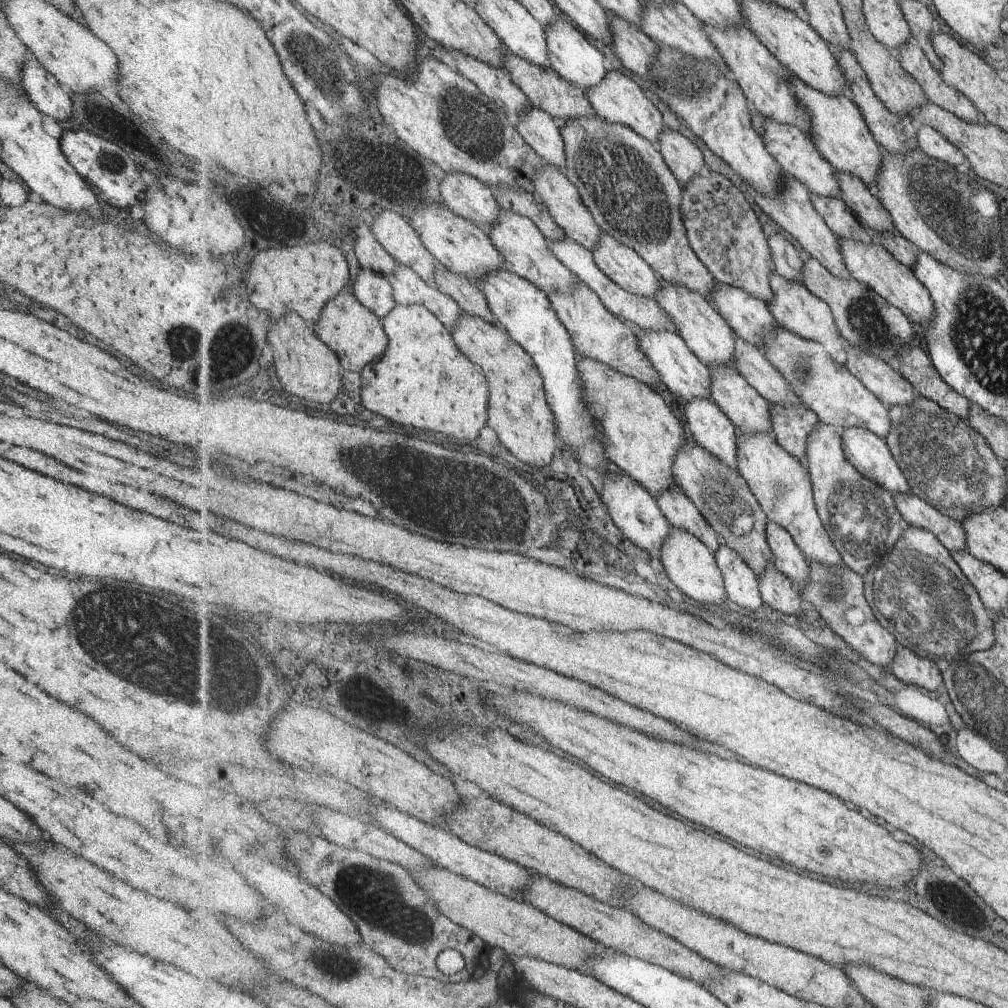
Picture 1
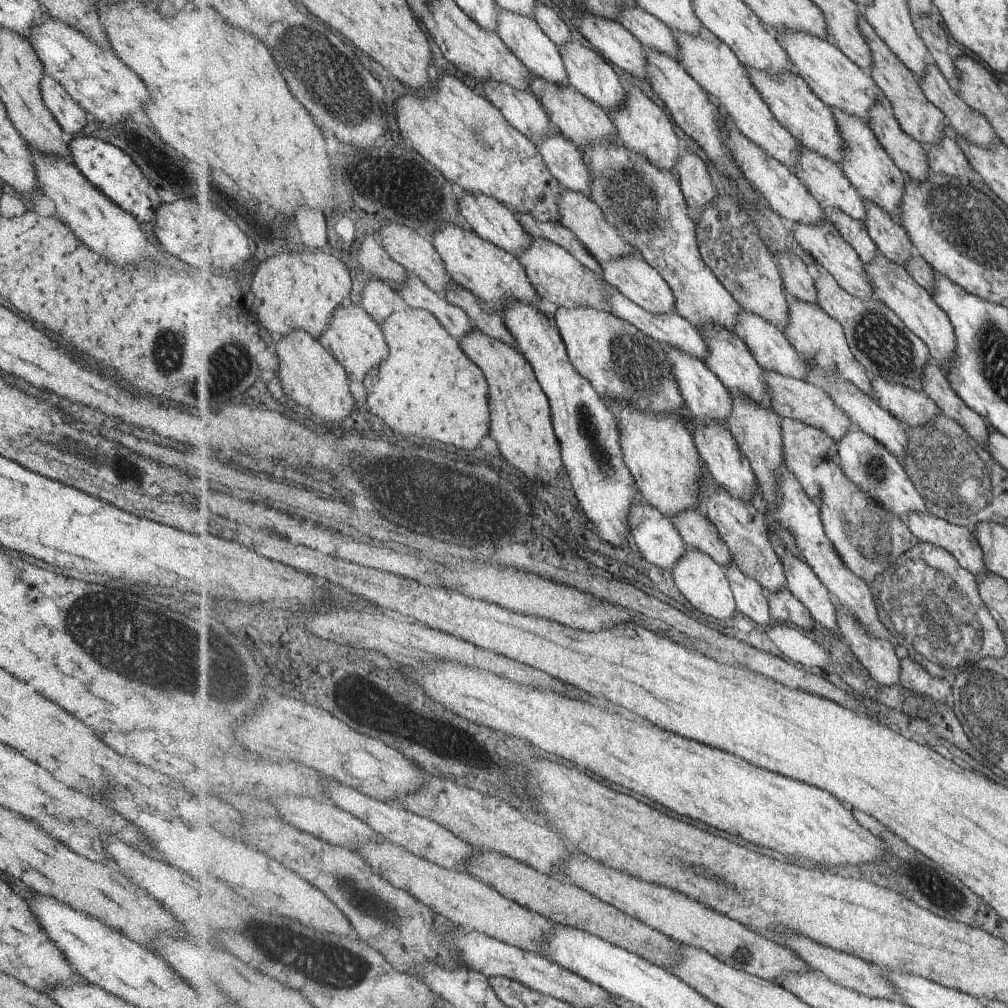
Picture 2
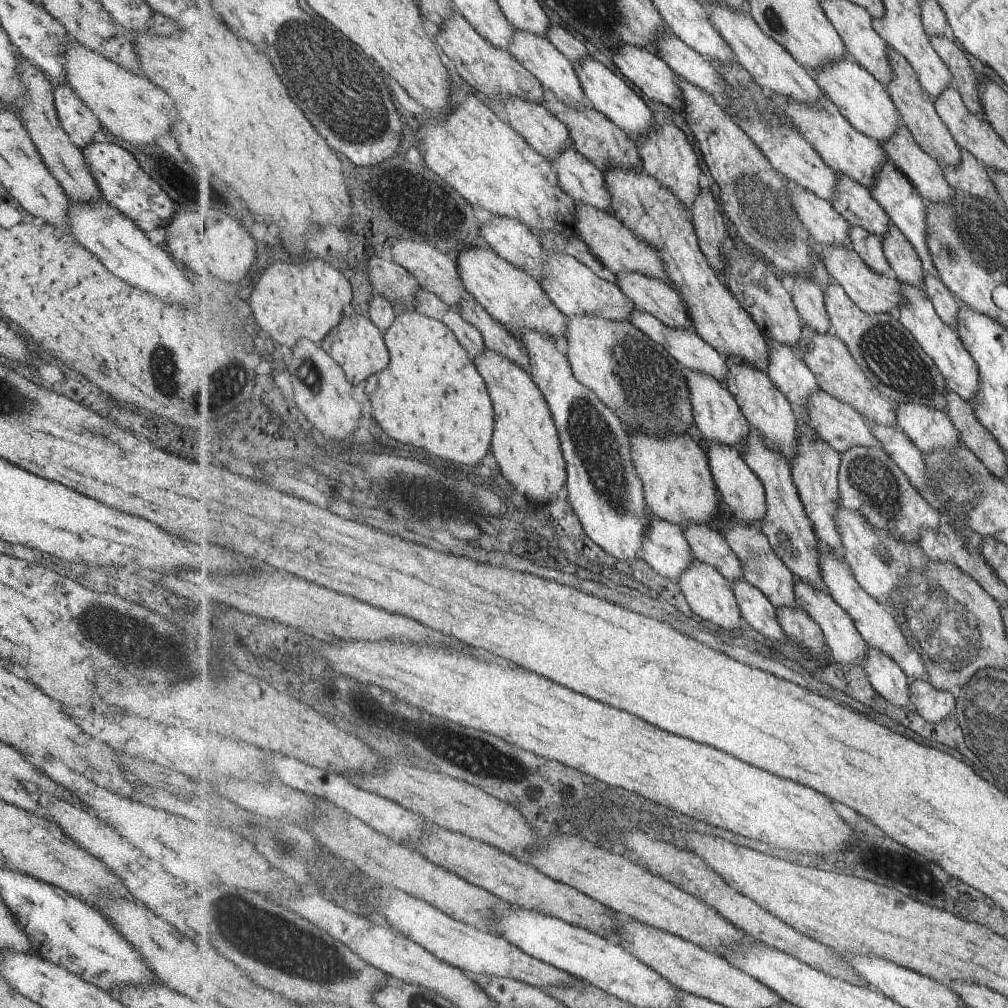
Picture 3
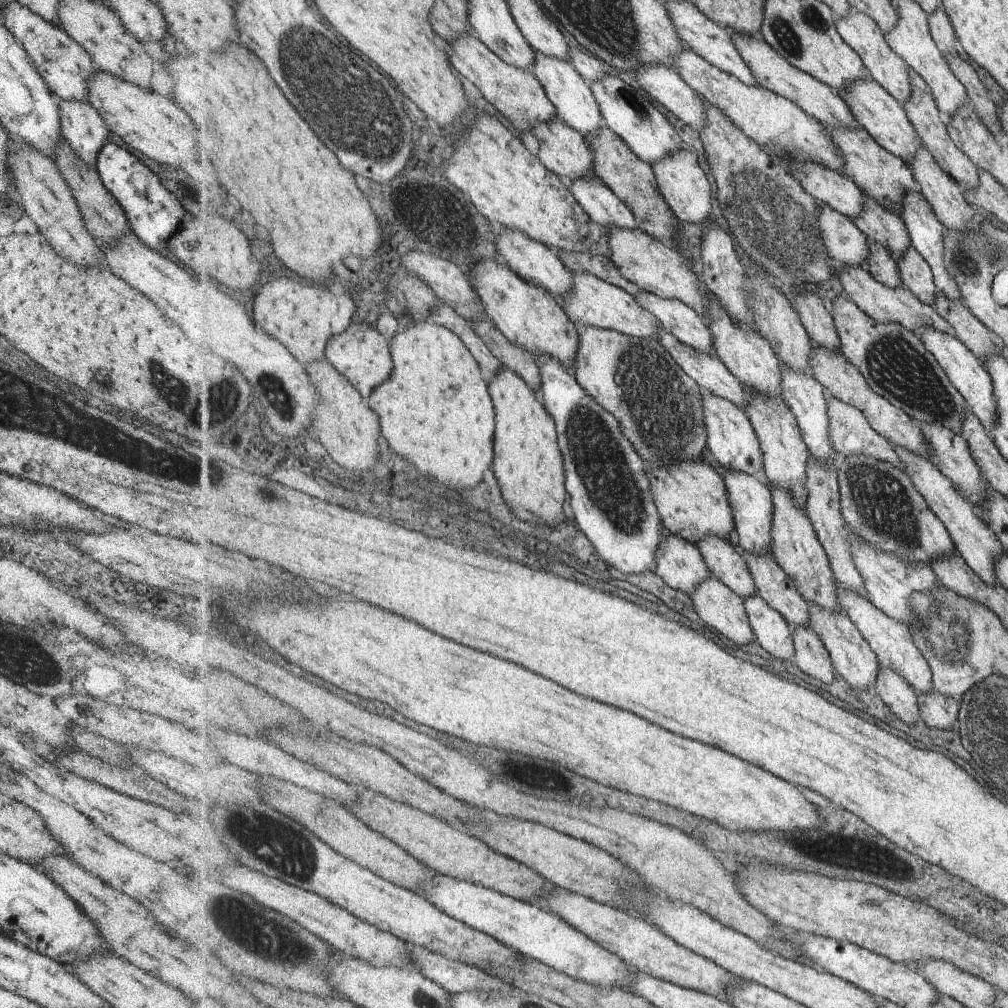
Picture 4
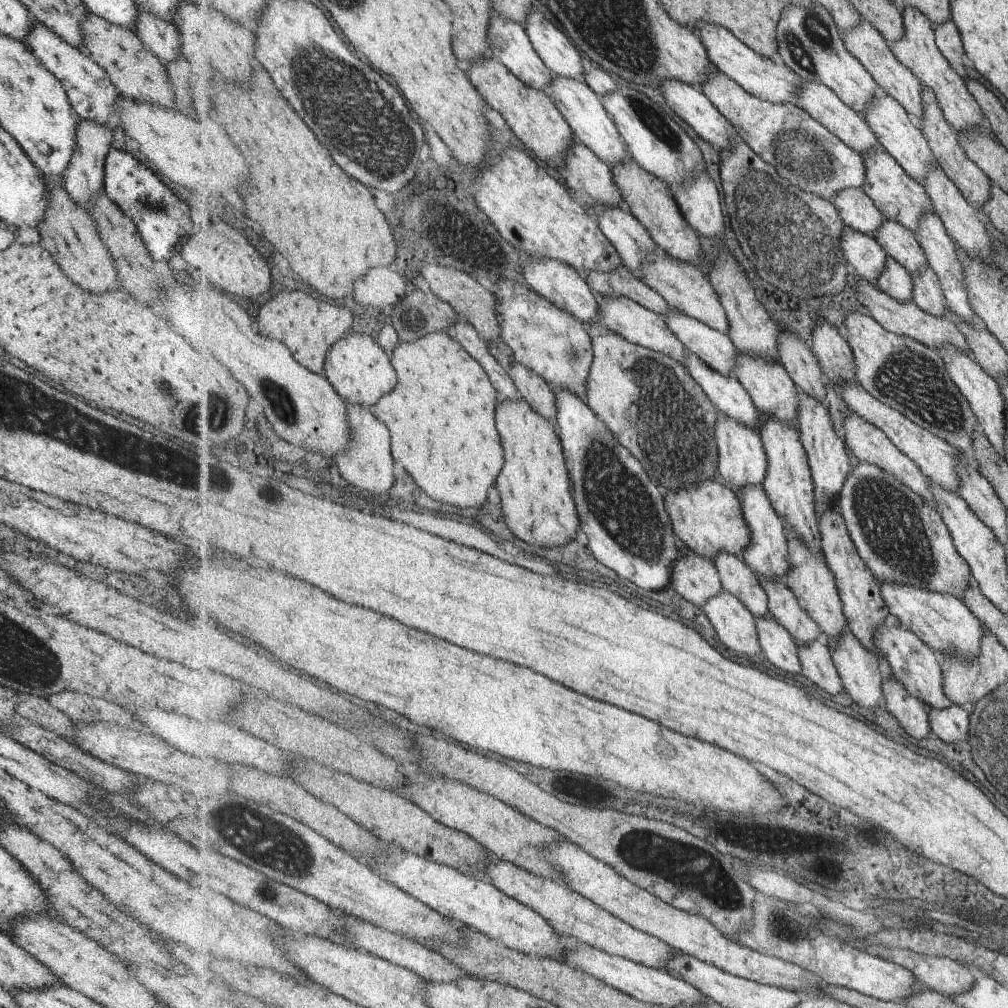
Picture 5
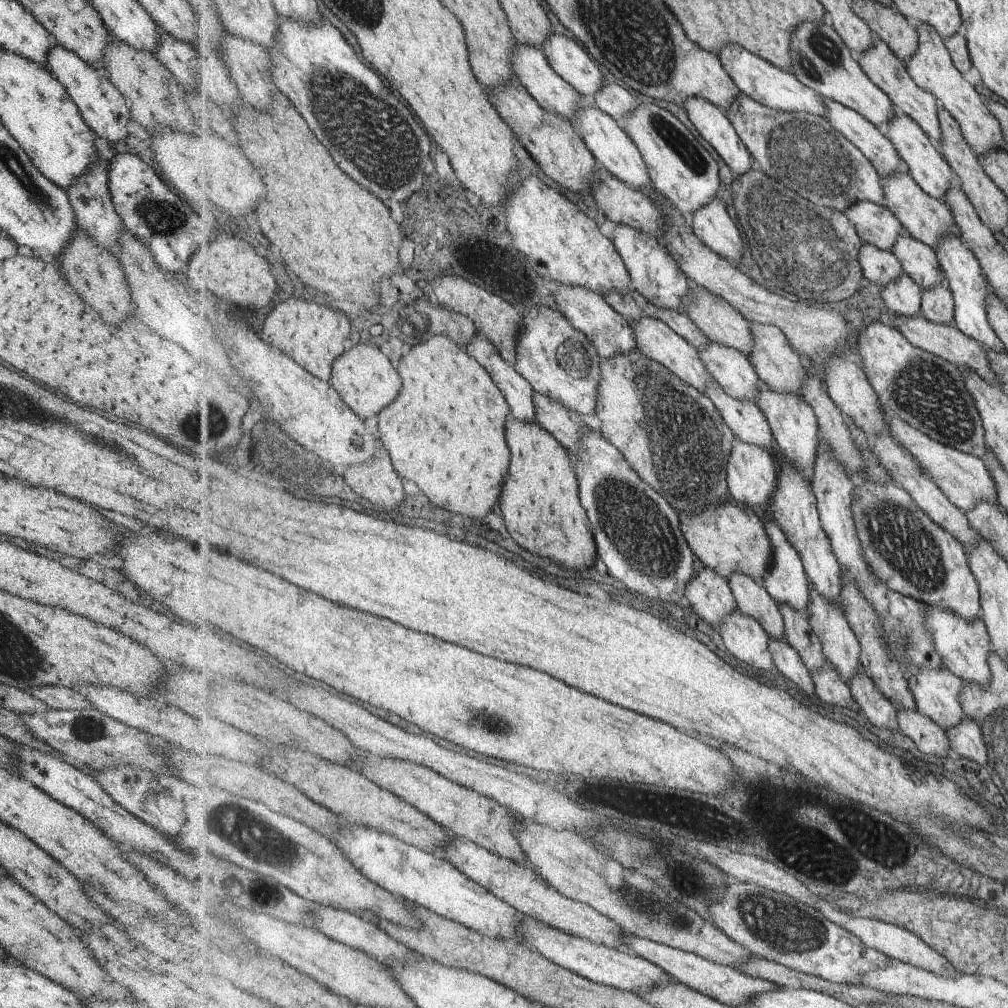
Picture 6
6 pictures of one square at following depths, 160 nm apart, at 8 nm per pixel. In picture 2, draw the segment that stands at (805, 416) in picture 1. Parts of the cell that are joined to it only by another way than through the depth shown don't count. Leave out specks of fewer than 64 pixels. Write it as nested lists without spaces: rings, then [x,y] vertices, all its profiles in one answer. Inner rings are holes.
[[[784,417],[782,419],[782,435],[784,440],[784,456],[786,458],[784,465],[796,474],[807,494],[813,500],[820,499],[822,488],[817,480],[817,468],[820,462],[825,459],[839,461],[838,443],[835,443],[835,439],[821,427],[808,425],[799,419],[792,419],[791,417]]]

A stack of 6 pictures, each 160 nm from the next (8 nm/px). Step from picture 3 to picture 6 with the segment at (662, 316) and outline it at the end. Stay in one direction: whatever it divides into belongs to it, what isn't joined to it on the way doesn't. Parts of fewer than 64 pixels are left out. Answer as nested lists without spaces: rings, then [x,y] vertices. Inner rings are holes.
[[[711,340],[698,353],[714,380],[727,394],[738,399],[758,400],[758,392],[763,388],[763,382],[743,351]]]

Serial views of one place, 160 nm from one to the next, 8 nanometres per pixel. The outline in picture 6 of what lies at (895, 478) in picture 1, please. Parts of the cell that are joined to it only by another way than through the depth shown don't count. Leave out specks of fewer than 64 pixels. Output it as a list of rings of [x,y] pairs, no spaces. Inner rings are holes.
[[[862,479],[855,483],[852,509],[858,535],[863,547],[865,560],[891,590],[903,593],[929,605],[940,606],[955,611],[964,619],[979,619],[982,610],[980,586],[971,570],[969,554],[964,544],[945,527],[935,522],[902,486],[896,482],[873,482]]]

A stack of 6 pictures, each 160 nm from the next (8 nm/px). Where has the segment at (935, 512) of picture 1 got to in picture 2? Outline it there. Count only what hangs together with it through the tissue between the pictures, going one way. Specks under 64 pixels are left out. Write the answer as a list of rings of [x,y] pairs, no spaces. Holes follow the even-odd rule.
[[[925,511],[909,513],[907,518],[916,537],[949,549],[974,575],[989,571],[982,546],[974,532],[965,525],[952,523]]]

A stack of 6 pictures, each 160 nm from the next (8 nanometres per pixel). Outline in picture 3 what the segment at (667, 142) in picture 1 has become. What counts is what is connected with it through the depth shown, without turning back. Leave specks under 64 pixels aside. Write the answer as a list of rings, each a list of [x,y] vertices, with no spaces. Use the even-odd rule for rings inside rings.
[[[703,182],[693,206],[690,207],[701,250],[706,254],[711,266],[722,274],[725,262],[721,258],[721,244],[728,237],[721,202],[713,196],[707,182]]]

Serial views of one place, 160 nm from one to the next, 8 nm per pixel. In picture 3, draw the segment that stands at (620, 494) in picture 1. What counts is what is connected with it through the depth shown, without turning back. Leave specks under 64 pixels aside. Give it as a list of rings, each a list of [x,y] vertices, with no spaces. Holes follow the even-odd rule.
[[[655,515],[648,532],[642,538],[641,556],[651,562],[659,574],[671,578],[675,584],[695,560],[684,530]]]

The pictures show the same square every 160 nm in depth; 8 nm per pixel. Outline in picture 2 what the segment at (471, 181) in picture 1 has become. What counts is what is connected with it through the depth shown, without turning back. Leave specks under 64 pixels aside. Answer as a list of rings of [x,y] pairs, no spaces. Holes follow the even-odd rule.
[[[467,193],[459,211],[481,238],[516,256],[531,244],[531,236],[513,219],[515,211],[494,196]]]

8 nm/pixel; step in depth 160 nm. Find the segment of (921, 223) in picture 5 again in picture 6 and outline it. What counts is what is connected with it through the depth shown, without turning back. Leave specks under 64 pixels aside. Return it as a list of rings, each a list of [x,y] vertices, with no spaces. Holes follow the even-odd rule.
[[[949,233],[939,241],[936,253],[945,274],[947,285],[952,290],[955,299],[954,324],[967,336],[976,338],[984,346],[996,351],[1005,351],[1006,348],[999,335],[993,330],[986,311],[986,298],[991,292],[991,286],[984,275],[978,258],[973,251],[962,241],[959,235]]]

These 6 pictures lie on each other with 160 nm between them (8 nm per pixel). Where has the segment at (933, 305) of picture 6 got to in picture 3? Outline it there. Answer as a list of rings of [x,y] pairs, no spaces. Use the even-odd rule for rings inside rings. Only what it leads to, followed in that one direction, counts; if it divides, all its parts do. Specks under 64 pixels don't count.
[[[891,222],[882,243],[887,260],[900,282],[925,289],[924,276],[927,272],[924,270],[919,253],[911,241],[901,232],[901,229]]]

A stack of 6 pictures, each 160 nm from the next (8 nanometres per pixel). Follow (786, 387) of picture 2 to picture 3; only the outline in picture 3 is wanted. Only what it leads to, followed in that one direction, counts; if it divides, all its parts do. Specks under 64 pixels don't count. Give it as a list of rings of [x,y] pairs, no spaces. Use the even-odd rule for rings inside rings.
[[[819,389],[808,402],[810,405],[810,424],[822,439],[831,443],[835,450],[844,454],[847,449],[860,446],[882,448],[881,441],[874,435],[867,419],[857,409],[832,394]]]

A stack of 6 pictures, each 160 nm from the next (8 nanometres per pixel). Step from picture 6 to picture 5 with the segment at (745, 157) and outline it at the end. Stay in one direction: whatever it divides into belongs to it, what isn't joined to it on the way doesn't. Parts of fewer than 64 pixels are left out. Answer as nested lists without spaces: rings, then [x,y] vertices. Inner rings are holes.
[[[666,80],[659,90],[666,100],[666,104],[704,141],[707,141],[715,149],[732,149],[731,137],[734,129],[730,126],[728,118],[725,118],[714,102],[700,89],[681,80]]]

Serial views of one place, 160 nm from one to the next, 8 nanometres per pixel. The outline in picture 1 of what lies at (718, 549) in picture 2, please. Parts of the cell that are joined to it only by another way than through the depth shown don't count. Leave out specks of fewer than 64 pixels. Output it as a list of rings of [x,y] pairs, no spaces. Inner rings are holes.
[[[673,486],[663,491],[657,502],[671,525],[691,531],[713,552],[717,552],[722,542],[721,537],[681,488]]]

